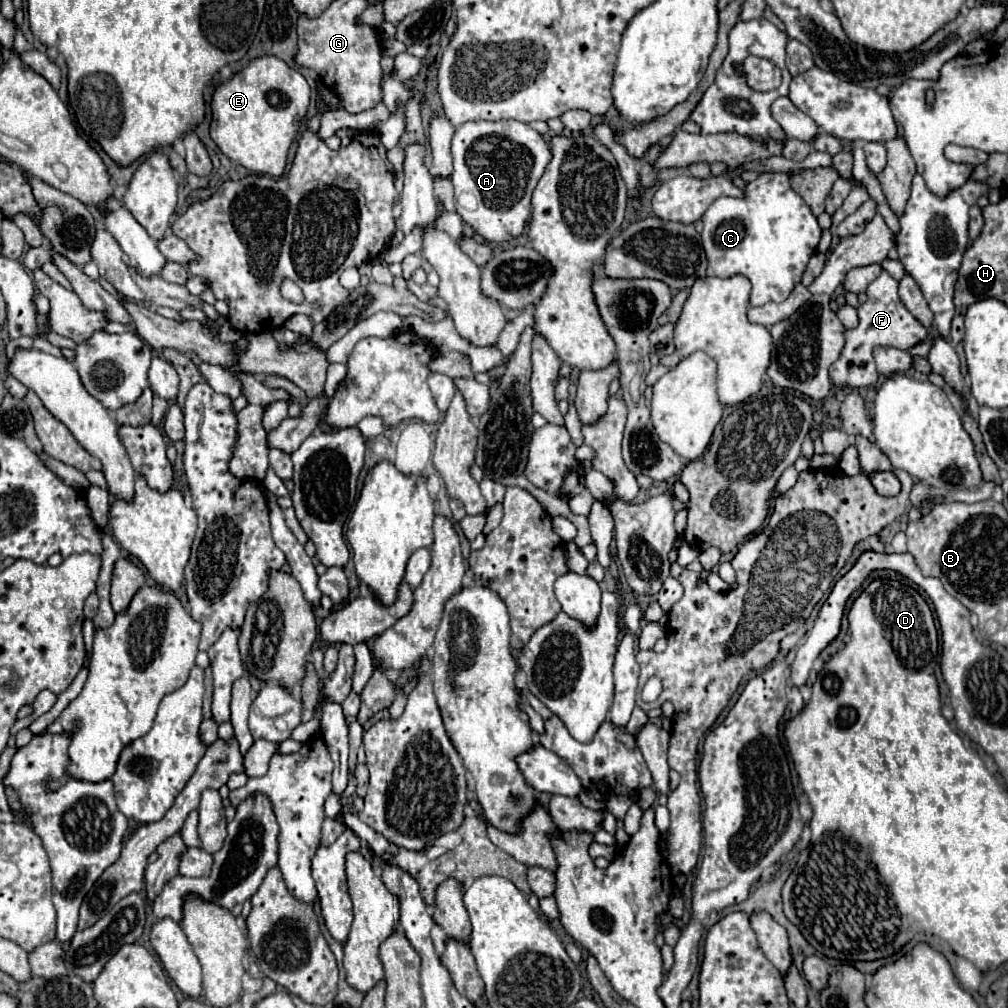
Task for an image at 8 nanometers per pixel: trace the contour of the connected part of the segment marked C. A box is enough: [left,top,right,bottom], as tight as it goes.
[701,173,821,305]

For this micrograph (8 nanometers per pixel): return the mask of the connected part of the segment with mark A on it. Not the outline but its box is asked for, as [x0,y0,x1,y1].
[453,121,551,241]

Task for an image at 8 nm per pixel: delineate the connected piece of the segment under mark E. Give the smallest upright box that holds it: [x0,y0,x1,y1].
[211,55,311,177]

